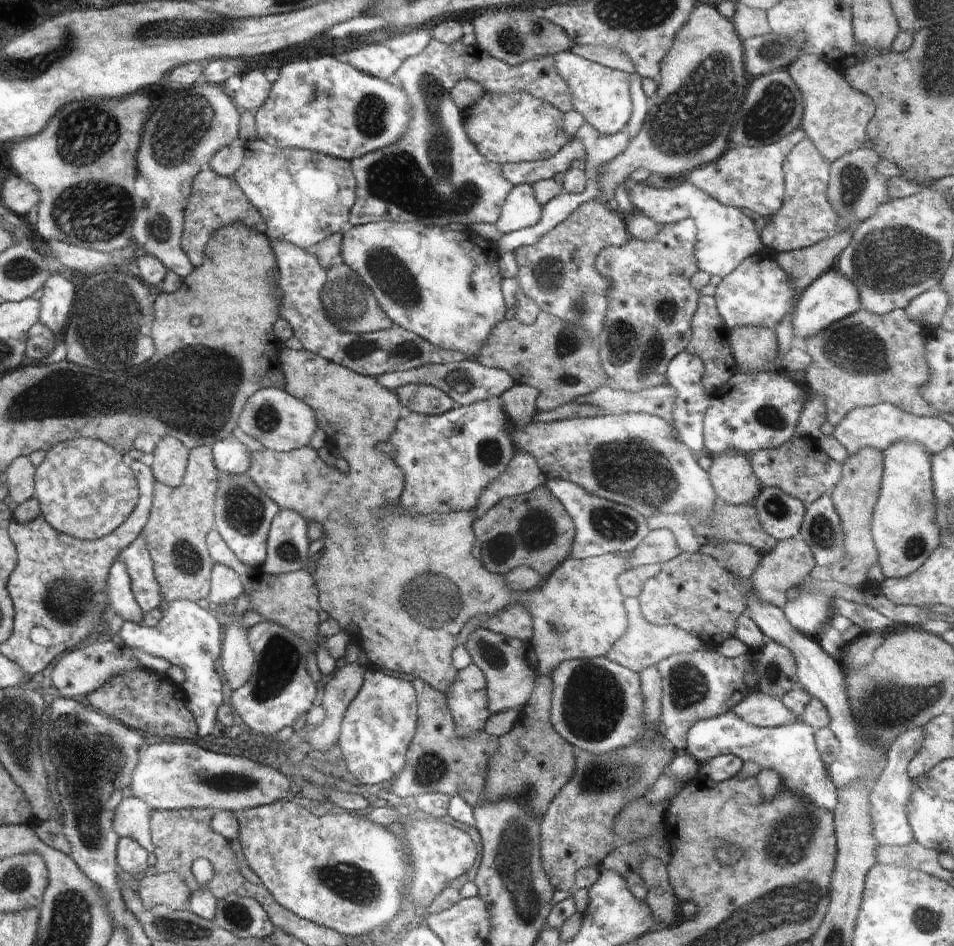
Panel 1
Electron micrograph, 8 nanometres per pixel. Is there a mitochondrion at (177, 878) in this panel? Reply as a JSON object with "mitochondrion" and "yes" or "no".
{"mitochondrion":"no"}

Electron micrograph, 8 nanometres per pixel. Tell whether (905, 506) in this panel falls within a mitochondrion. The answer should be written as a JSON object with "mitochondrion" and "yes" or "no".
{"mitochondrion":"no"}

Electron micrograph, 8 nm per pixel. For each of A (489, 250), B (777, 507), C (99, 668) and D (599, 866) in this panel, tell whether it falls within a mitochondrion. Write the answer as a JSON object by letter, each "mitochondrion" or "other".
{"A":"other","B":"mitochondrion","C":"other","D":"other"}

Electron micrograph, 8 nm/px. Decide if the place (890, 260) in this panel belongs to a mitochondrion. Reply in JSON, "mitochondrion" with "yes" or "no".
{"mitochondrion":"yes"}

